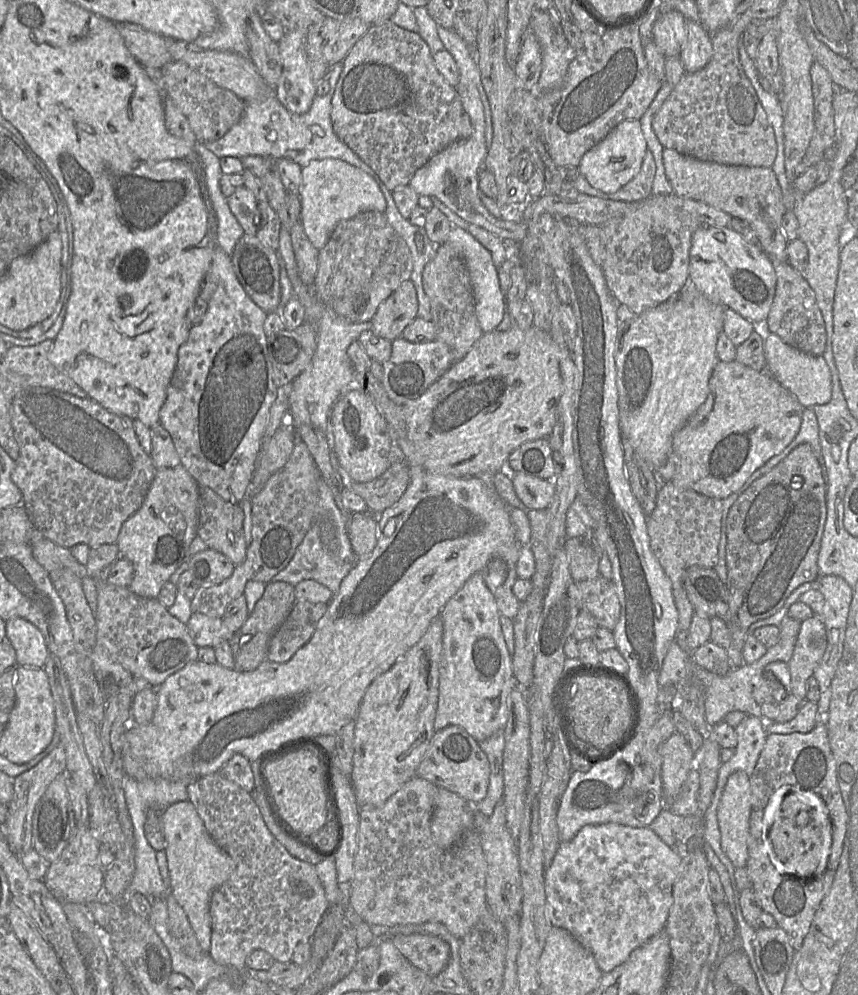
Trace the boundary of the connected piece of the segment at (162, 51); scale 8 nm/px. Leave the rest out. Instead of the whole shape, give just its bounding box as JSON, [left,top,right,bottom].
[117,23,173,69]

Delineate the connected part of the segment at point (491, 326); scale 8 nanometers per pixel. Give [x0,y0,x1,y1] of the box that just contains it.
[445,226,506,334]

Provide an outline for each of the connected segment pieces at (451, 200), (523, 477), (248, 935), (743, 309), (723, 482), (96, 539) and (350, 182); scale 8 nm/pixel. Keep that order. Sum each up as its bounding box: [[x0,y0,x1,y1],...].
[[409,79,527,243],[510,472,555,509],[187,773,330,973],[689,225,776,337],[657,361,804,499],[10,387,156,549],[300,160,387,250]]

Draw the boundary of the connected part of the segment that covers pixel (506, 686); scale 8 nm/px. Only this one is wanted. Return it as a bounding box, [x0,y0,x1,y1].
[435,574,515,742]

